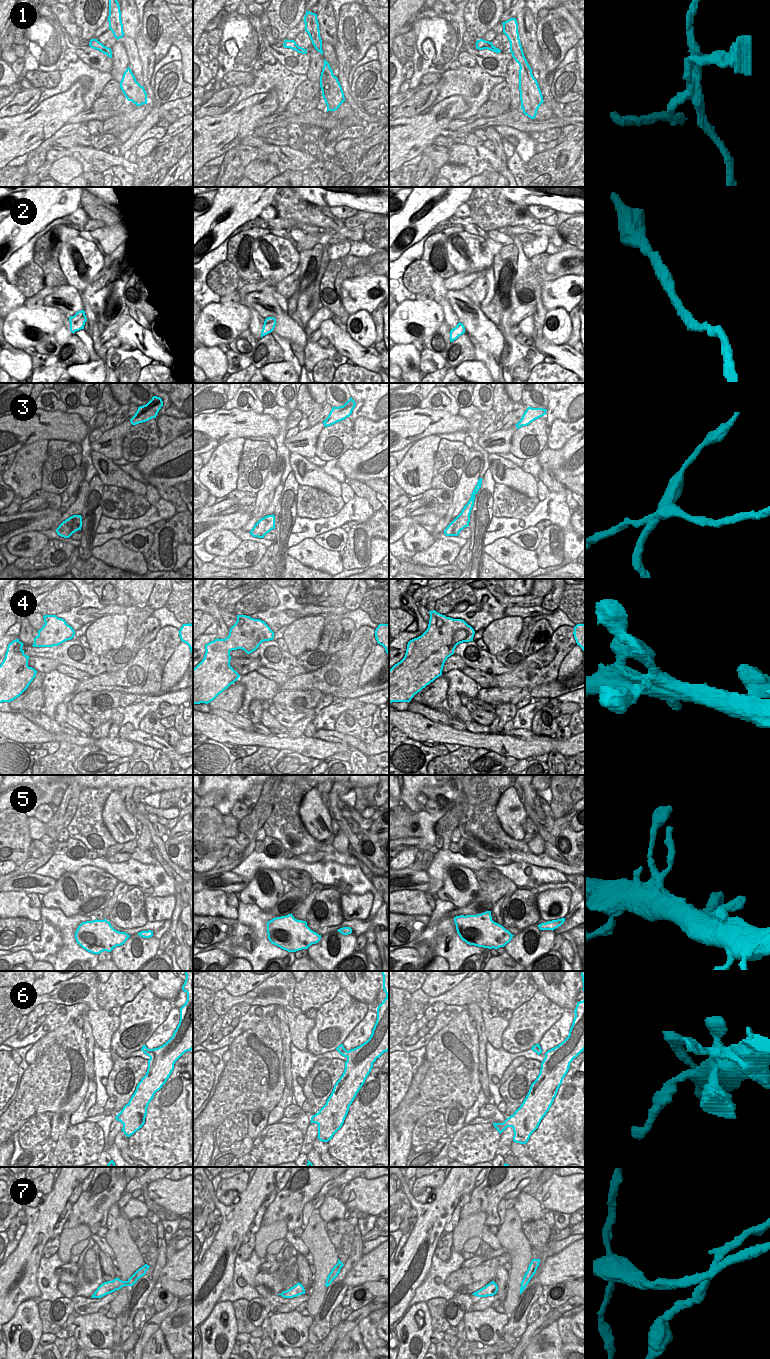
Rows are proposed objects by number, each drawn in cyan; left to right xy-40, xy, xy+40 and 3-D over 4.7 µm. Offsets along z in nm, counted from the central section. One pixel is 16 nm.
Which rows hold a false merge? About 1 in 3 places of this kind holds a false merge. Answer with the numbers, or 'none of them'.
1, 3, 7

